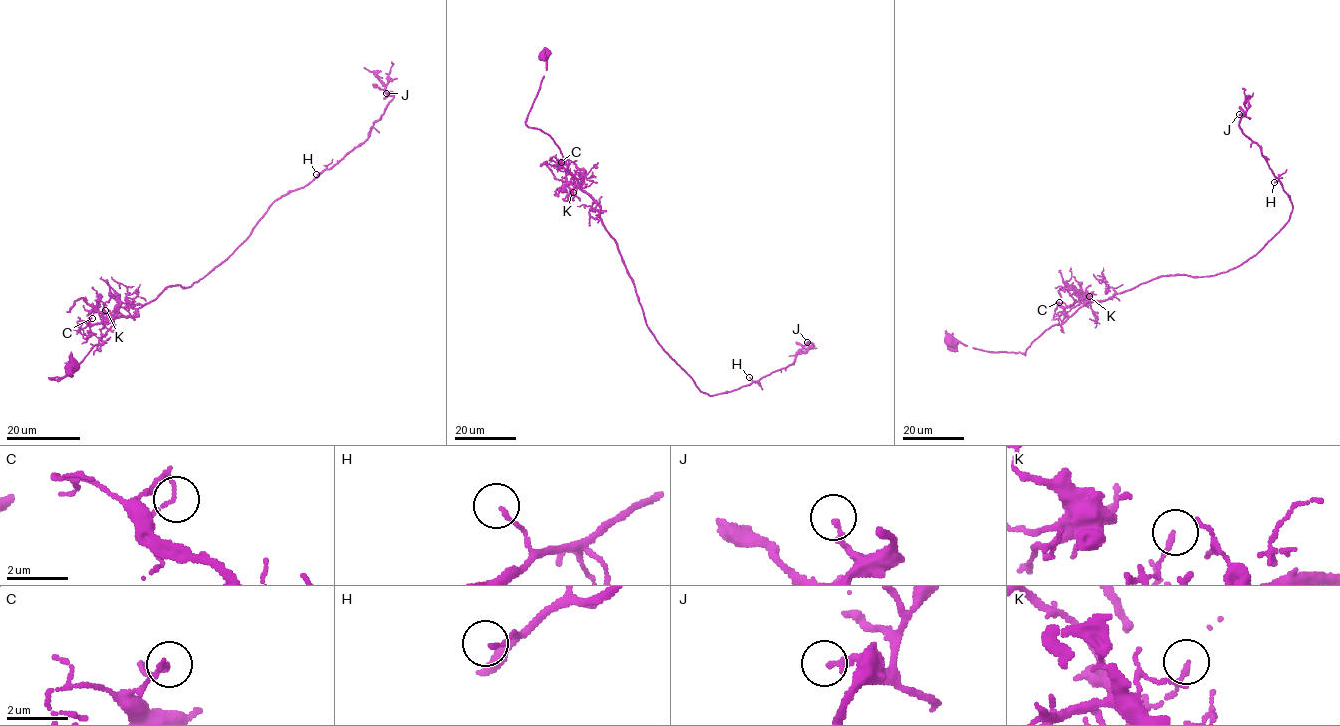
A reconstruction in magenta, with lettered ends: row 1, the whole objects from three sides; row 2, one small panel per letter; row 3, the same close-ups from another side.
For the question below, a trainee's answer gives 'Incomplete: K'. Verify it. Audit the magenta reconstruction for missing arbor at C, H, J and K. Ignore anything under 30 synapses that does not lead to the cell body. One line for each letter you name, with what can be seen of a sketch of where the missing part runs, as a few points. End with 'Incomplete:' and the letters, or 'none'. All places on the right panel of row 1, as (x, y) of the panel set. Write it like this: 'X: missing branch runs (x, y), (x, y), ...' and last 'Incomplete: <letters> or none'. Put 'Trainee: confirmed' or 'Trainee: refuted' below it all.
Incomplete: none
Trainee: refuted

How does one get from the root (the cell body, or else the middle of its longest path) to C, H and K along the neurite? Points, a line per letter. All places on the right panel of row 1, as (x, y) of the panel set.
C: (1201, 277), (1164, 275), (1105, 300), (1077, 301), (1065, 307), (1063, 302), (1059, 302)
H: (1201, 277), (1226, 272), (1245, 262), (1288, 220), (1292, 204), (1282, 185), (1274, 182)
K: (1201, 277), (1164, 275), (1105, 300), (1083, 300), (1086, 302), (1089, 296)

